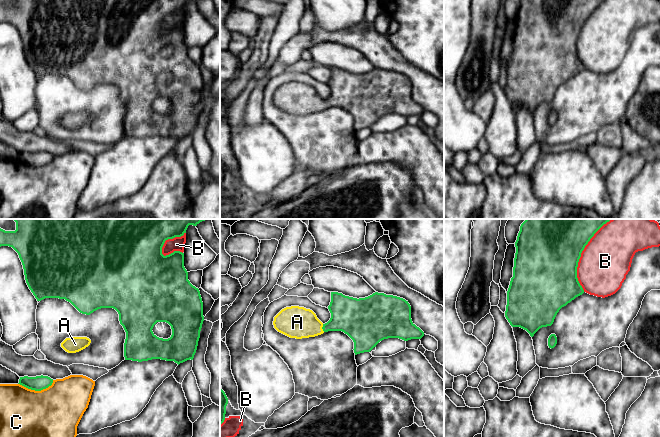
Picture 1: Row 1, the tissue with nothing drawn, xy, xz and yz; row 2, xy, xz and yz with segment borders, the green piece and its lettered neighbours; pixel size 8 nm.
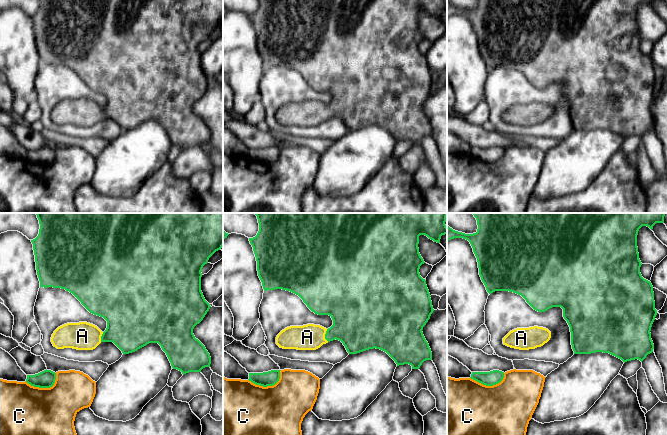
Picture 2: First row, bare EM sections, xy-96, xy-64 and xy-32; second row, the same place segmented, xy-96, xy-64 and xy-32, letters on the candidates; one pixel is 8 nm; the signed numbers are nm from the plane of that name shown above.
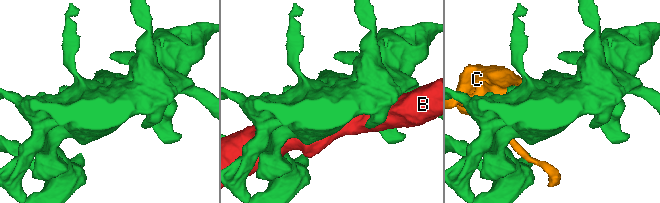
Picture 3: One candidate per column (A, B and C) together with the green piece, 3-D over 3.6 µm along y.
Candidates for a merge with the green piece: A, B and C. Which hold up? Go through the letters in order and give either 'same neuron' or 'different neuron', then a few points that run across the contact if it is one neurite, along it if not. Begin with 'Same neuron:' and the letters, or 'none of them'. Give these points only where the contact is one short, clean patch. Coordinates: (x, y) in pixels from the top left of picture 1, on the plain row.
Same neuron: A
A: same neuron; line xz (350, 91), (322, 104), (297, 98)
B: different neuron
C: different neuron

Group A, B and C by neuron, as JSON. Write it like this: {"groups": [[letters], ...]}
{"groups": [["A"], ["B"], ["C"]]}

